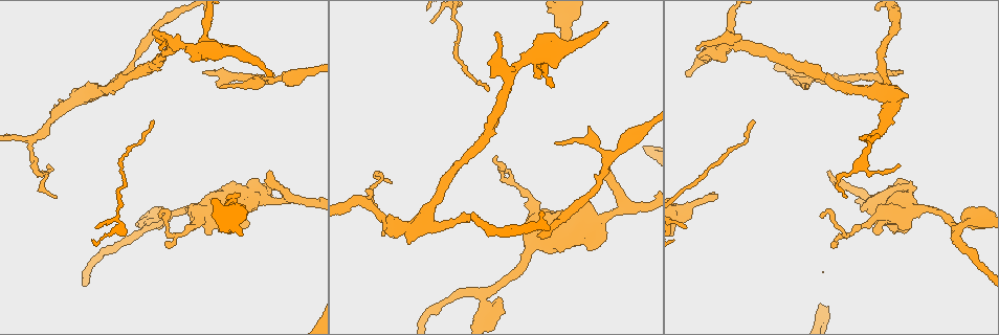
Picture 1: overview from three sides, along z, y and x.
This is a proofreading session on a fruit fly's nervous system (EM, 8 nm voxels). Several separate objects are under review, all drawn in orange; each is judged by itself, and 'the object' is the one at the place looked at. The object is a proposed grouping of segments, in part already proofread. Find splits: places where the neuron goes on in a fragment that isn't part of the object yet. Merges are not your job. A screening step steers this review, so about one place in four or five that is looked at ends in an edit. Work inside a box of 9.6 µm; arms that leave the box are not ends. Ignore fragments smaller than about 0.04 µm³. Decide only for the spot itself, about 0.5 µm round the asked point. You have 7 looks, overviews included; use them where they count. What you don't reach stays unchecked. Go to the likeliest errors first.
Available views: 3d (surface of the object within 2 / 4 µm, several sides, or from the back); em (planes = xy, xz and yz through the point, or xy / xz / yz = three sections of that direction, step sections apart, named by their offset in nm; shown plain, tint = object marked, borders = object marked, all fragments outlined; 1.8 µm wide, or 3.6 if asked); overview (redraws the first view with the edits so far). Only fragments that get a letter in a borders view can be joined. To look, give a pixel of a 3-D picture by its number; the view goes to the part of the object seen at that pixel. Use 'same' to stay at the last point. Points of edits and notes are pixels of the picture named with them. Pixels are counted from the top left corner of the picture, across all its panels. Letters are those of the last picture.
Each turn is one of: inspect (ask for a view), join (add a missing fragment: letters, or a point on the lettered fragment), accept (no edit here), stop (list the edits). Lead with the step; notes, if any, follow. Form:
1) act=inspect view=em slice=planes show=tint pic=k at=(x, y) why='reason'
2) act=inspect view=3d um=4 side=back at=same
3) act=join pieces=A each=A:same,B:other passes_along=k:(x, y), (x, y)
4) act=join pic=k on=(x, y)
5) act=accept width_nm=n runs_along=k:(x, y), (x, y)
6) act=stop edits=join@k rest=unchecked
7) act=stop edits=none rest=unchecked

act=inspect view=em slice=yz step=8 show=tint pic=1 at=(539, 233) why='long arm stops here'

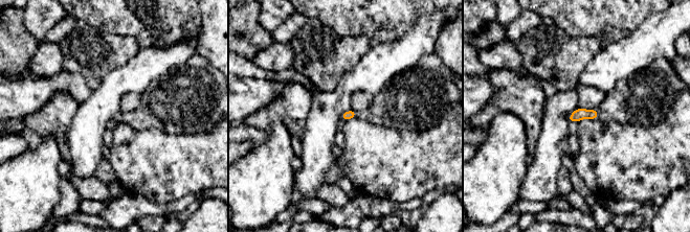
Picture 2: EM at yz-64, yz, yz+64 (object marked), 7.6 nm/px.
act=inspect view=em slice=planes show=borders at=same why='another direction'

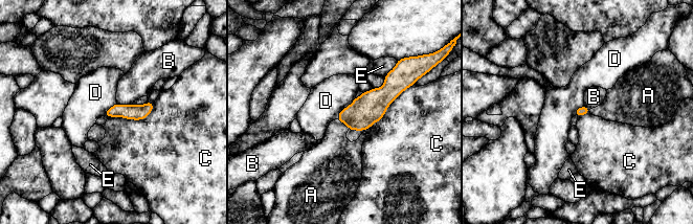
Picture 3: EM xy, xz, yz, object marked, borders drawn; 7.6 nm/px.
act=join pieces=A each=A:same,B:other,C:other,D:other,E:other found='the neuron continues'

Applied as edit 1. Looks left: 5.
act=inspect view=3d um=4 pic=1 at=(269, 171) why='free end'

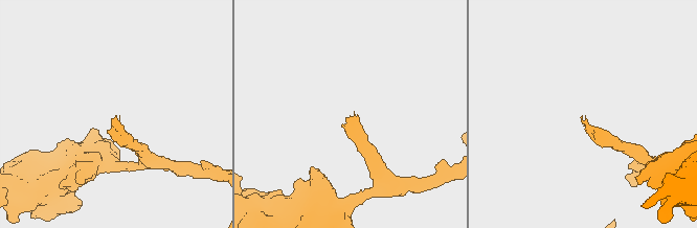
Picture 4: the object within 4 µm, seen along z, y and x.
act=inspect view=em slice=planes show=tint pic=4 at=(348, 117) why='now the EM'

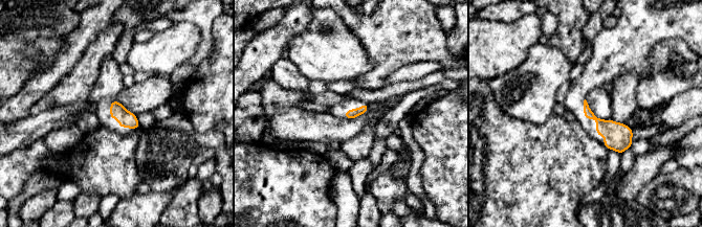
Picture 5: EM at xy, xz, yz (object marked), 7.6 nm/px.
act=inspect view=em slice=planes show=borders at=same

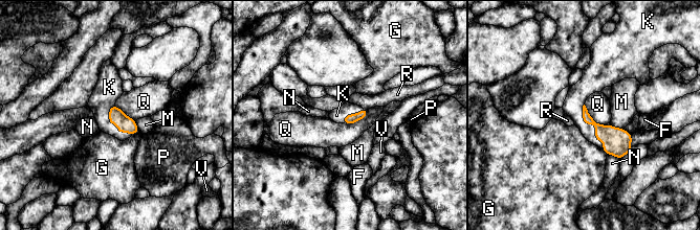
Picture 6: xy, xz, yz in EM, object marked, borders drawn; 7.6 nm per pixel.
act=join pieces=K each=F:other,G:other,K:same,M:other,N:other,P:other,Q:other,R:other,V:other found='it goes on there'

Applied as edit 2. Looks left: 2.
act=inspect view=3d um=4 pic=1 at=(221, 87) why='thin end'

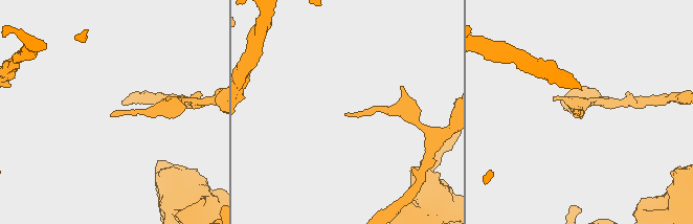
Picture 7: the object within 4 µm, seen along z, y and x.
act=inspect view=em slice=planes show=borders pic=7 at=(112, 114)

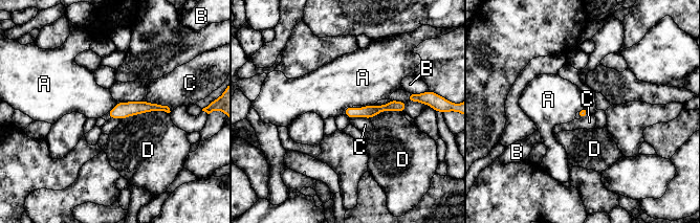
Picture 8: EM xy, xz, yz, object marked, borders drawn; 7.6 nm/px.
act=accept each=A:other,B:other,C:other,D:other runs_along=8:(402, 105), (365, 112), (347, 112) found='no lettered fragment goes on from it'

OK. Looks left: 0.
act=stop edits=join@3,join@6 rest=unchecked

